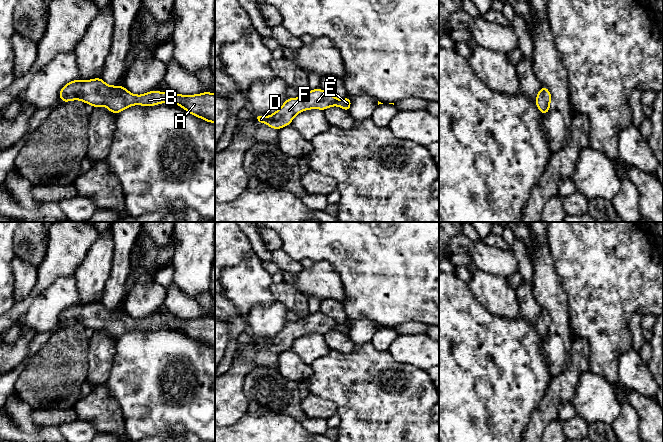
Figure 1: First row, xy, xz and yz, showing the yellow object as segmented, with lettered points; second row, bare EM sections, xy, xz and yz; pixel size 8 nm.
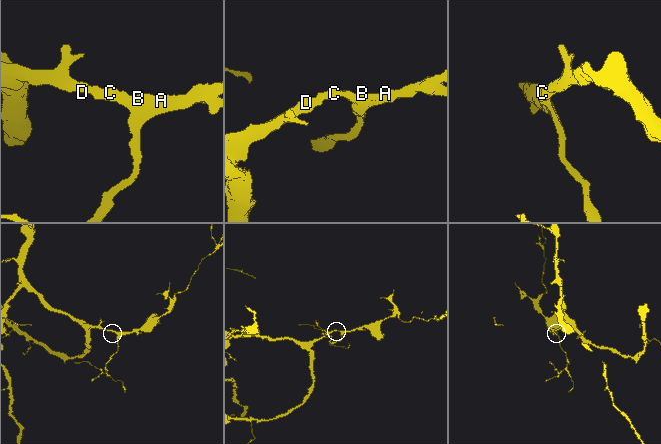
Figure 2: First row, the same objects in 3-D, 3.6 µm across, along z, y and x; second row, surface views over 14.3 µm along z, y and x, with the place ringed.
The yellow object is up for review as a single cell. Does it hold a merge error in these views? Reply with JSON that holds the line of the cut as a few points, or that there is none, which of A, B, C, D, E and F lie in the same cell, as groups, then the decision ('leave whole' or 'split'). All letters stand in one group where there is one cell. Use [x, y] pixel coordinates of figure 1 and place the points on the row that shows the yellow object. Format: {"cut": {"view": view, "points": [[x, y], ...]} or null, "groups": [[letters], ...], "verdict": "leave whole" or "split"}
{"cut": null, "groups": [["A", "B", "C", "D", "E", "F"]], "verdict": "leave whole"}

